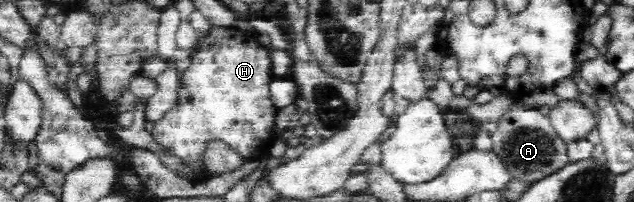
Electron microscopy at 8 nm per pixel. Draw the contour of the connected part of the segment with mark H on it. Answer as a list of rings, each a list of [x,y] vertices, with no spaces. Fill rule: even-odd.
[[[209,25],[209,29],[196,30],[196,42],[191,48],[191,62],[177,75],[177,97],[175,103],[155,121],[151,132],[158,143],[173,151],[182,159],[189,161],[199,170],[203,169],[199,153],[203,145],[211,139],[221,139],[230,149],[237,151],[246,160],[255,160],[269,156],[274,145],[271,138],[271,127],[275,123],[277,109],[269,100],[269,83],[273,80],[269,67],[267,50],[254,39],[250,32],[237,29],[235,26]]]

